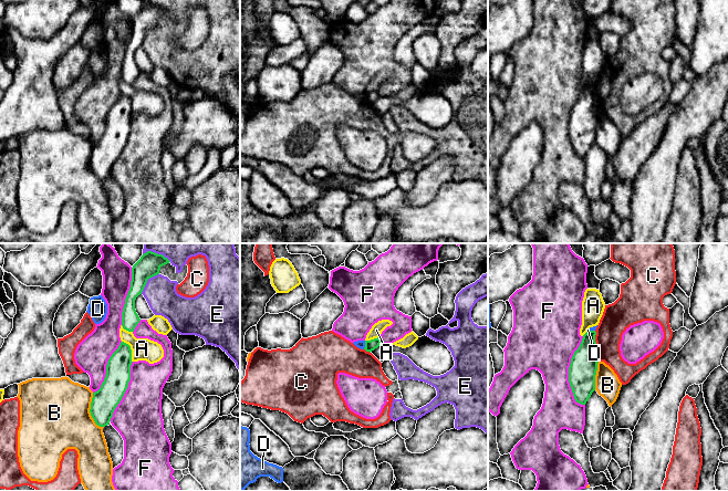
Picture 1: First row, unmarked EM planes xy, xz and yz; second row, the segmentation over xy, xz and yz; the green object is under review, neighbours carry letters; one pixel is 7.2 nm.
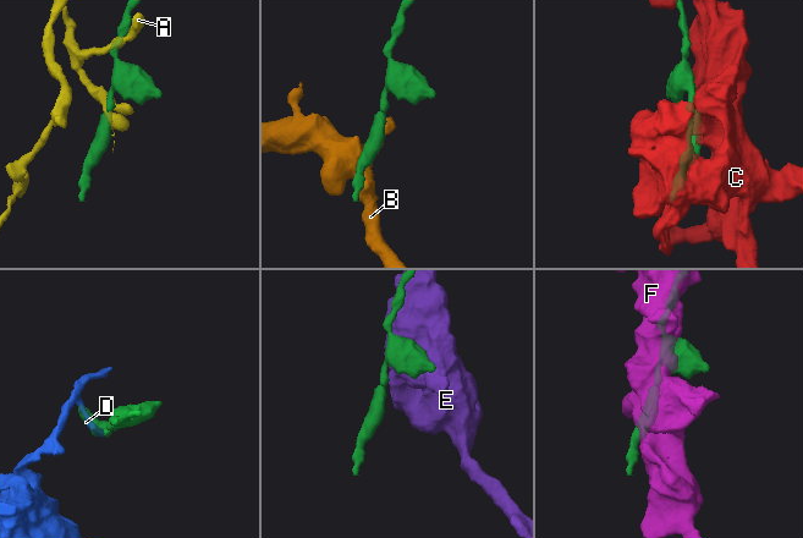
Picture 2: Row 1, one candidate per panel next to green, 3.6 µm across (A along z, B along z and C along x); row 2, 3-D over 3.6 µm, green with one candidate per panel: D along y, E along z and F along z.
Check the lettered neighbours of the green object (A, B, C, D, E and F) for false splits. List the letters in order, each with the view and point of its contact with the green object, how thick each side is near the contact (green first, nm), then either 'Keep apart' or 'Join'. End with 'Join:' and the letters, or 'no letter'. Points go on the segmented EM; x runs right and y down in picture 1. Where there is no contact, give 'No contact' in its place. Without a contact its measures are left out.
A: Touches green at xy (131, 351). Thickness 180 nm (green) against 160 nm. Keep apart
B: Touches green at xy (90, 411). Thickness 190 nm (green) against 500 nm. Keep apart
C: Touches green at yz (595, 346). Thickness 200 nm (green) against 200 nm. Keep apart
D: Touches green at xz (365, 345). Thickness 80 nm (green) against 60 nm. Keep apart
E: Touches green at xy (146, 281). Thickness 170 nm (green) against 220 nm. Keep apart
F: Touches green at yz (569, 372). Thickness 200 nm (green) against 380 nm. Keep apart
Join: no letter

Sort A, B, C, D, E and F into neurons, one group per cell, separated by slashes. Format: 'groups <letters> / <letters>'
groups A / B / C / D / E / F

